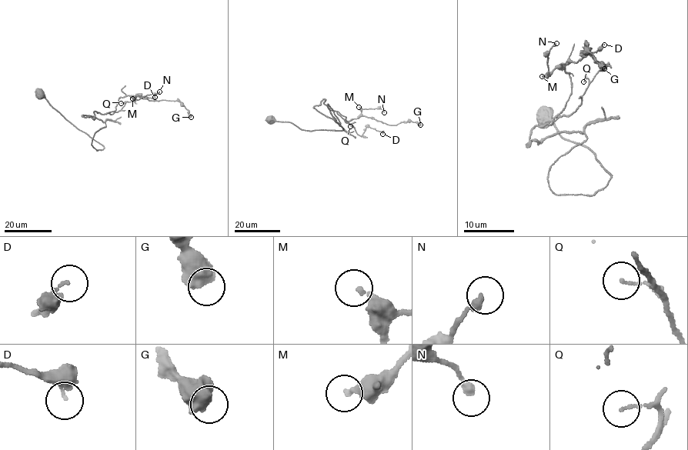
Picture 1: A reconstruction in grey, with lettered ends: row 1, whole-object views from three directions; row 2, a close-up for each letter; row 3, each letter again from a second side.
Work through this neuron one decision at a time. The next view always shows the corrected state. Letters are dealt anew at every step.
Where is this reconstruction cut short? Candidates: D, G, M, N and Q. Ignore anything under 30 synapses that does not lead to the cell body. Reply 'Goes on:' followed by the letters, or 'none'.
Goes on: none

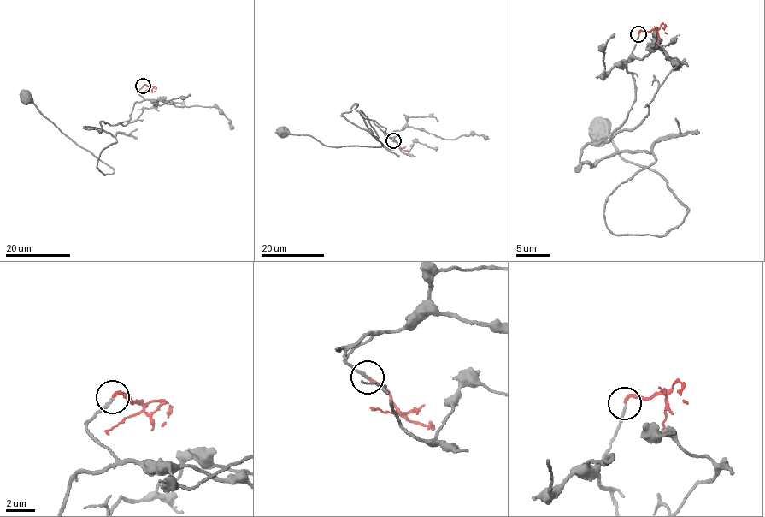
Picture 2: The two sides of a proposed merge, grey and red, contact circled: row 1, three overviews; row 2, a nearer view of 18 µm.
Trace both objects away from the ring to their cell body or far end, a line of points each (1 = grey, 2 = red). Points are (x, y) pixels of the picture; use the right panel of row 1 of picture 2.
1: (638, 34), (626, 118), (576, 169), (652, 154), (604, 222), (674, 228), (687, 209), (665, 180), (599, 132)
2: (638, 34), (662, 24), (667, 34)

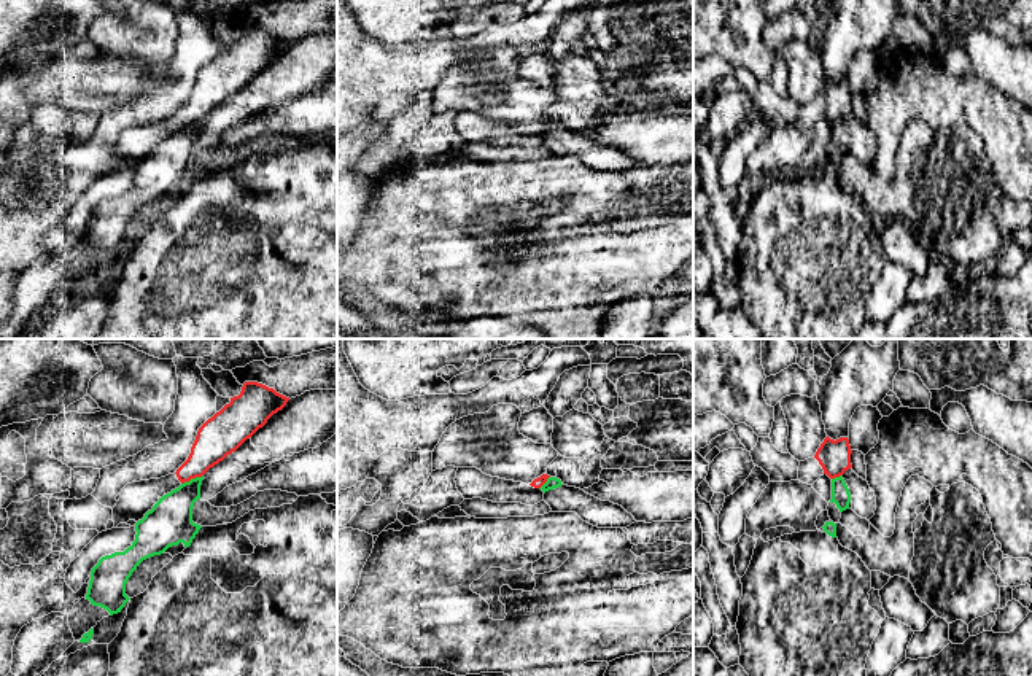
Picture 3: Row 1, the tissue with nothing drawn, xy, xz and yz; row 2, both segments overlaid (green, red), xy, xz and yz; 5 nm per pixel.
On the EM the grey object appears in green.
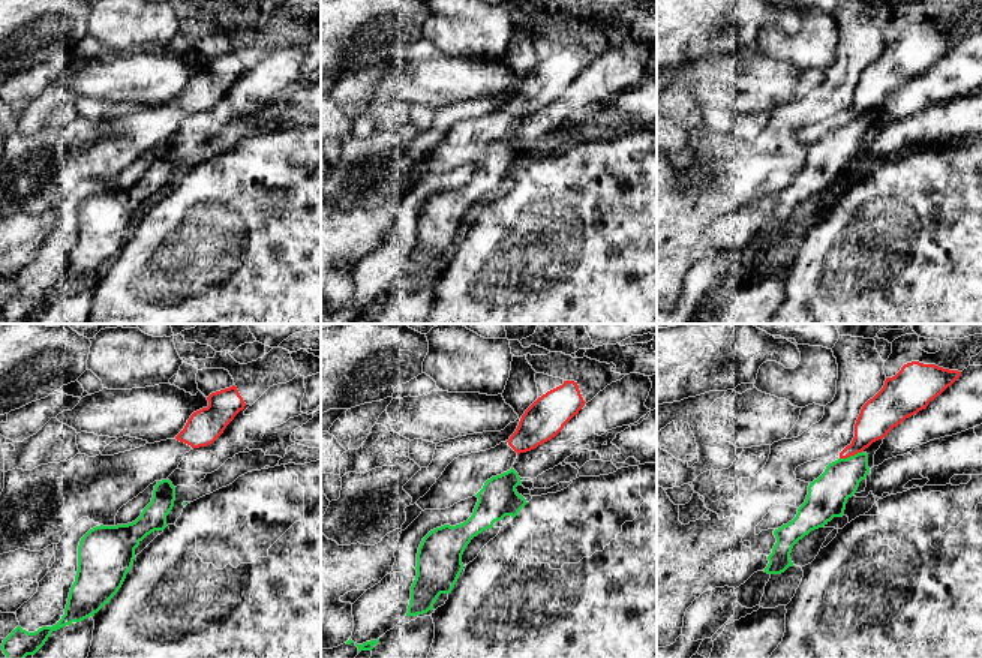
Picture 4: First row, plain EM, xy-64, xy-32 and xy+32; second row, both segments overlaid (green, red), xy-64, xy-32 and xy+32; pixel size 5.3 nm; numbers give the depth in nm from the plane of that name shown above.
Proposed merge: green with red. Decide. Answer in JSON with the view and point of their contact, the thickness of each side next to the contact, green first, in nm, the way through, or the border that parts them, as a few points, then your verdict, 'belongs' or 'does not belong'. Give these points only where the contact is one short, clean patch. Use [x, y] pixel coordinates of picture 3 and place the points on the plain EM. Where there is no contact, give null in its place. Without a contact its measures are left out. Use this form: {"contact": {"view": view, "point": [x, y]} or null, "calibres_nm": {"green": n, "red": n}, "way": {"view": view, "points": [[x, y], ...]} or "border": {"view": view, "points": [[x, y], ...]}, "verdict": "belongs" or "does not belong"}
{"contact": {"view": "xy", "point": [191, 123]}, "calibres_nm": {"green": 220, "red": 200}, "border": {"view": "xy", "points": [[202, 118], [182, 128]]}, "verdict": "does not belong"}

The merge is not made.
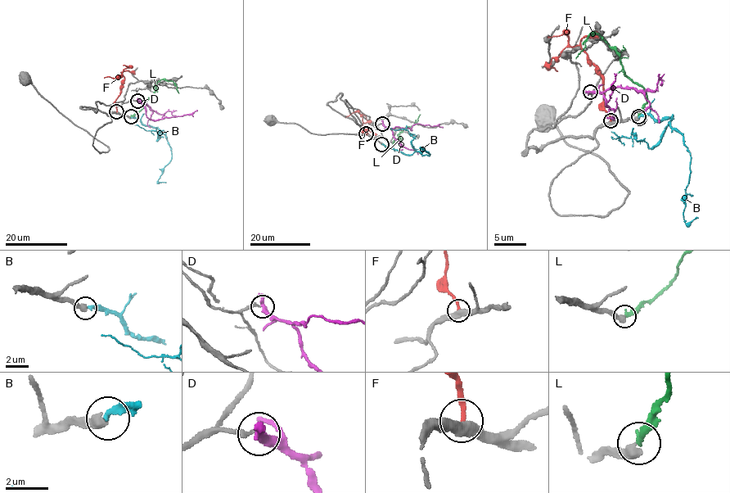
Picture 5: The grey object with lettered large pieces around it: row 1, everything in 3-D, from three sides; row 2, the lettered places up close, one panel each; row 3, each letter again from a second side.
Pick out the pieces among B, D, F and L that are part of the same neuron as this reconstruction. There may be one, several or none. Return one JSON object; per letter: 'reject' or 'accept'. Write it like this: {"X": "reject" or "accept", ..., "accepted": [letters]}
{"B": "accept", "D": "reject", "F": "reject", "L": "reject", "accepted": ["B"]}

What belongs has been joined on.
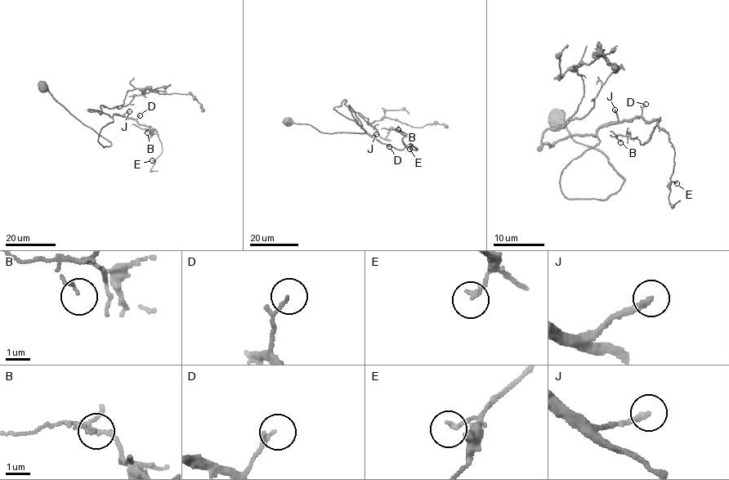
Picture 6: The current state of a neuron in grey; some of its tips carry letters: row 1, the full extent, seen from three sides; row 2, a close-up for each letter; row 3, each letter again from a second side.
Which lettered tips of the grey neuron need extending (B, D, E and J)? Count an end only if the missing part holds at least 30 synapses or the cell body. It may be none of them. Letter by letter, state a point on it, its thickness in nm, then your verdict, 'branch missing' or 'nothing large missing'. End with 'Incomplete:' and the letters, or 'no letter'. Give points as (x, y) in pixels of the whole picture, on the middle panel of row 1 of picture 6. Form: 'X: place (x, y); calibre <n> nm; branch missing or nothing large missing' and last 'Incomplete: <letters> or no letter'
B: place (398, 129); calibre 110 nm; nothing large missing
D: place (389, 146); calibre 80 nm; nothing large missing
E: place (409, 149); calibre 180 nm; nothing large missing
J: place (376, 134); calibre 200 nm; branch missing
Incomplete: J

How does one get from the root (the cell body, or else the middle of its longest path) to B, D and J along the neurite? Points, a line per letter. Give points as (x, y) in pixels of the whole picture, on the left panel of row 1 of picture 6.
B: (43, 87), (109, 142), (104, 147), (99, 132), (114, 114), (153, 129), (150, 136), (147, 132)
D: (43, 87), (71, 114), (109, 142), (104, 147), (98, 141), (99, 132), (114, 115), (136, 119), (140, 115)
J: (43, 87), (71, 114), (109, 142), (104, 147), (98, 141), (100, 130), (113, 121), (114, 114), (129, 111)

